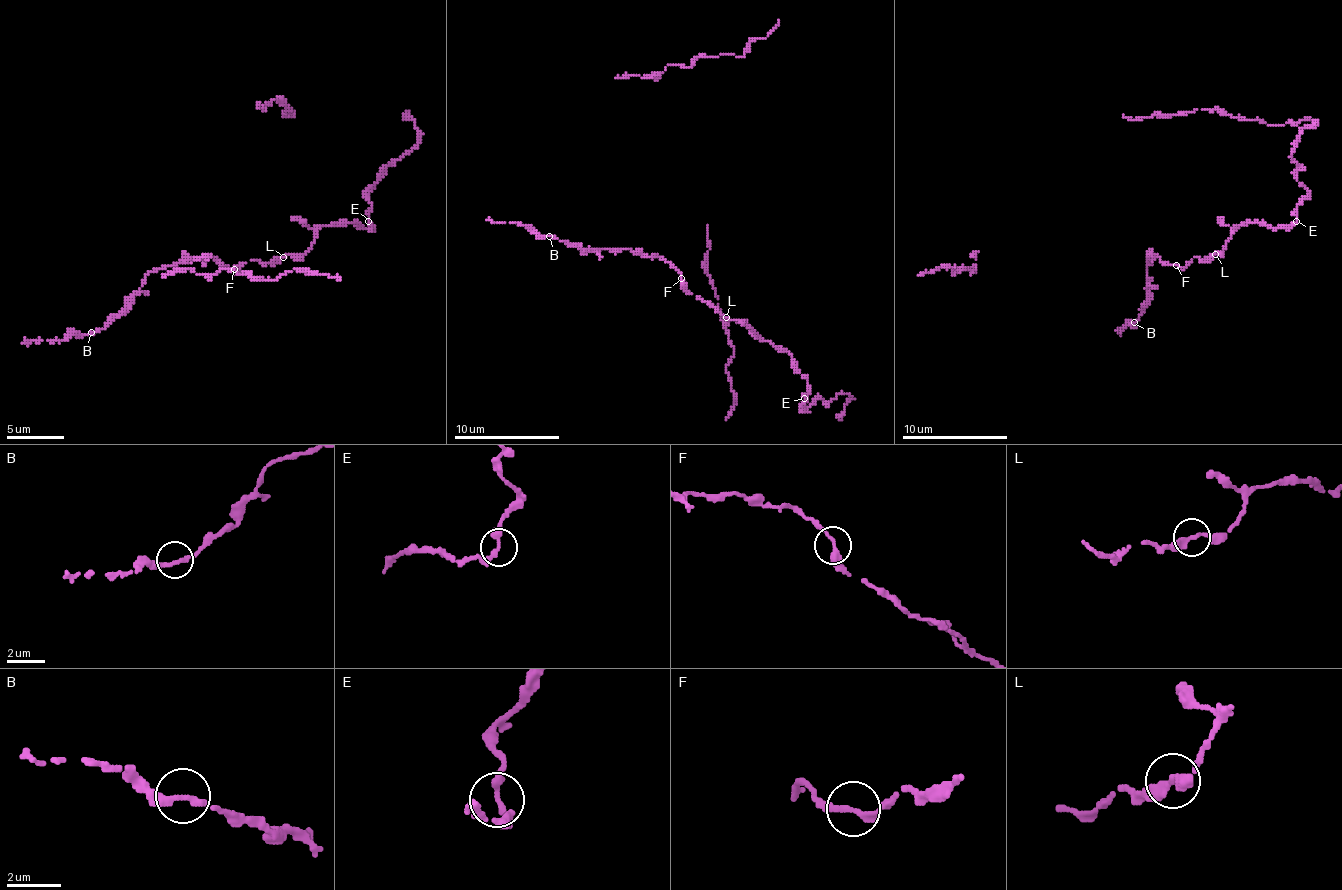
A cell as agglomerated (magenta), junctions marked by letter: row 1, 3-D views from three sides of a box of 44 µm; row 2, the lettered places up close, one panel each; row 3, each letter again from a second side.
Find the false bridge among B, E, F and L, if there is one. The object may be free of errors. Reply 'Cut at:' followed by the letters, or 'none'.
Cut at: none

